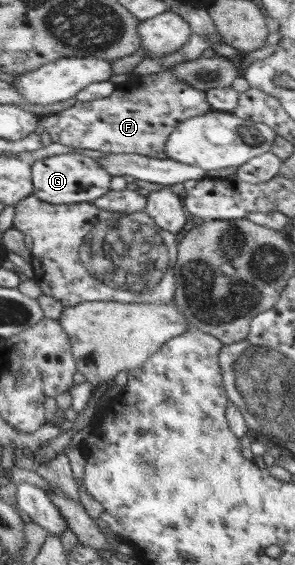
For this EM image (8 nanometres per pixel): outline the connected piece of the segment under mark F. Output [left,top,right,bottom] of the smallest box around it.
[41,69,210,159]

